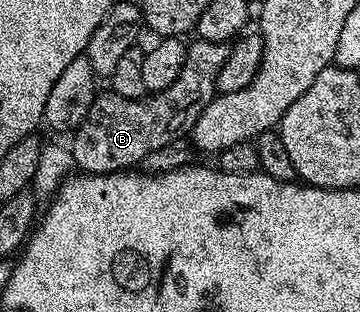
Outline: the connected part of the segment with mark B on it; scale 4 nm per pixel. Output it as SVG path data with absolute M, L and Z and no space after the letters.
M193 39L193 44L187 45L188 53L186 62L182 66L182 74L174 78L166 90L145 94L139 100L122 98L117 92L111 90L101 91L94 98L90 110L83 120L76 125L70 151L72 163L81 173L93 176L104 176L107 172L123 172L135 169L143 165L146 154L154 154L154 150L162 150L162 146L172 144L181 139L198 122L202 110L211 102L213 96L217 95L216 83L218 82L218 70L222 70L222 62L228 57L228 44L215 44L205 40Z

